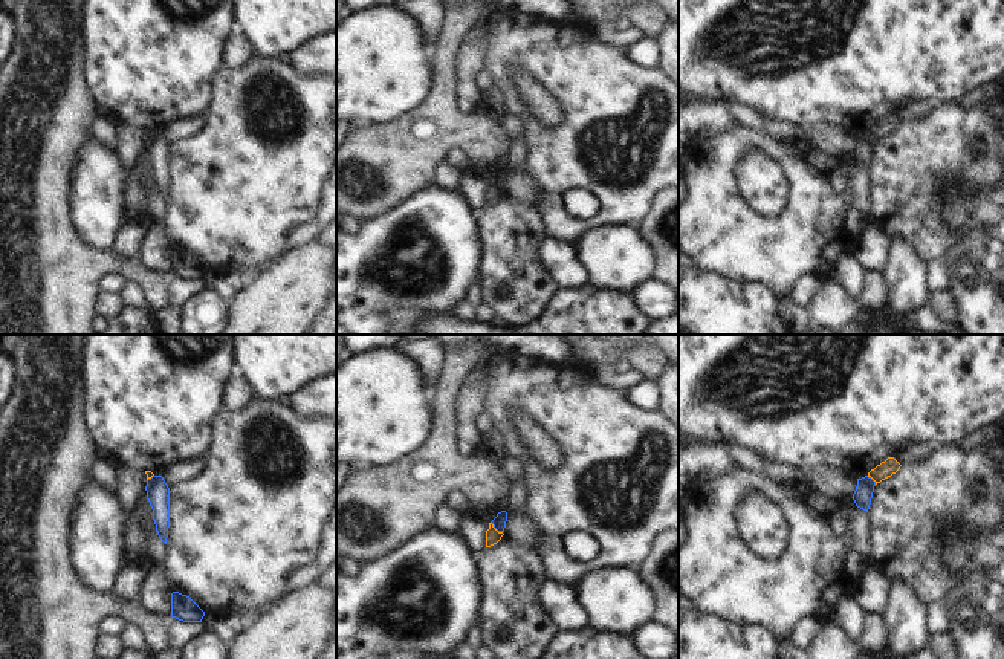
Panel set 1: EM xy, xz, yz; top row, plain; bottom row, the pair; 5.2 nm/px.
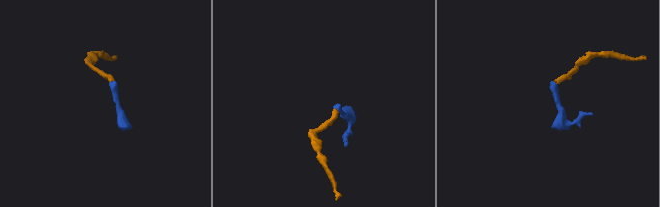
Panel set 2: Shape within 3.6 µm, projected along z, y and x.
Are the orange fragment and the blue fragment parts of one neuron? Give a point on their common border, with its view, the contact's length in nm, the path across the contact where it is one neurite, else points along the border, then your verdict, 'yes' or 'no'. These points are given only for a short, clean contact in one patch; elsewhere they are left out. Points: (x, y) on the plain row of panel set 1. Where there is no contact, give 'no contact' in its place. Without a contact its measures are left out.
contact xz (494, 185); length 90 nm; border xz (491, 179), (502, 190); no

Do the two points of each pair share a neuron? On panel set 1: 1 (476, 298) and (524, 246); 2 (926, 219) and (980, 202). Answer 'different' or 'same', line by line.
1: different
2: different

